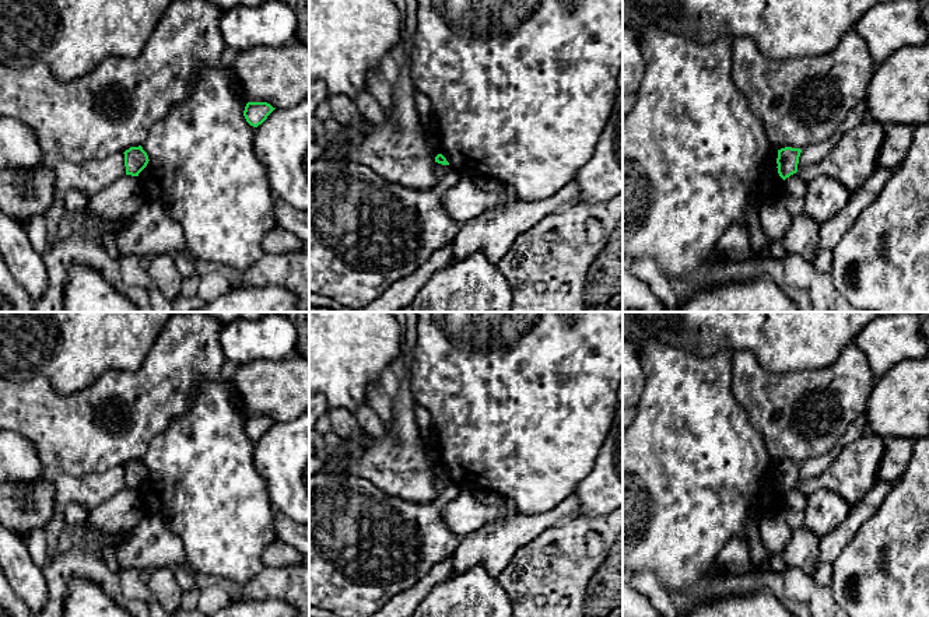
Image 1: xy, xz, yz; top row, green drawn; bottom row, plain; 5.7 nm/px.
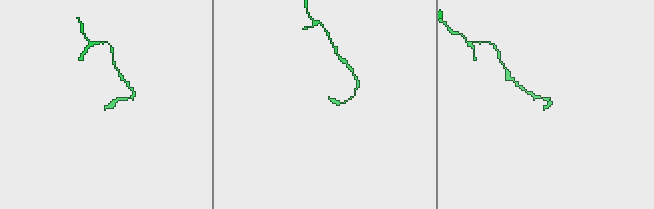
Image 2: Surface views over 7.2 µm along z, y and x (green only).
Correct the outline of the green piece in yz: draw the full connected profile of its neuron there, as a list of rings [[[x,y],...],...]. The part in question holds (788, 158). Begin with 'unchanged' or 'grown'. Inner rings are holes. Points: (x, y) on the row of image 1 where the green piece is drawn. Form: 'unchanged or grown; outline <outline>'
unchanged; outline [[[792,147],[778,150],[776,168],[779,176],[783,180],[797,172],[800,153],[802,153],[800,148],[792,148]]]

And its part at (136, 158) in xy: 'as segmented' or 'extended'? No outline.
as segmented

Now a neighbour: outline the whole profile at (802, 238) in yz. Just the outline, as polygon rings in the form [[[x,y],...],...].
[[[806,214],[792,217],[781,243],[786,255],[799,255],[811,263],[820,249],[820,225]]]

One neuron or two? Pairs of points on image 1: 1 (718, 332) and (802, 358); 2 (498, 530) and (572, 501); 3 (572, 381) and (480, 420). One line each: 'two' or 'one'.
1: one
2: one
3: one

